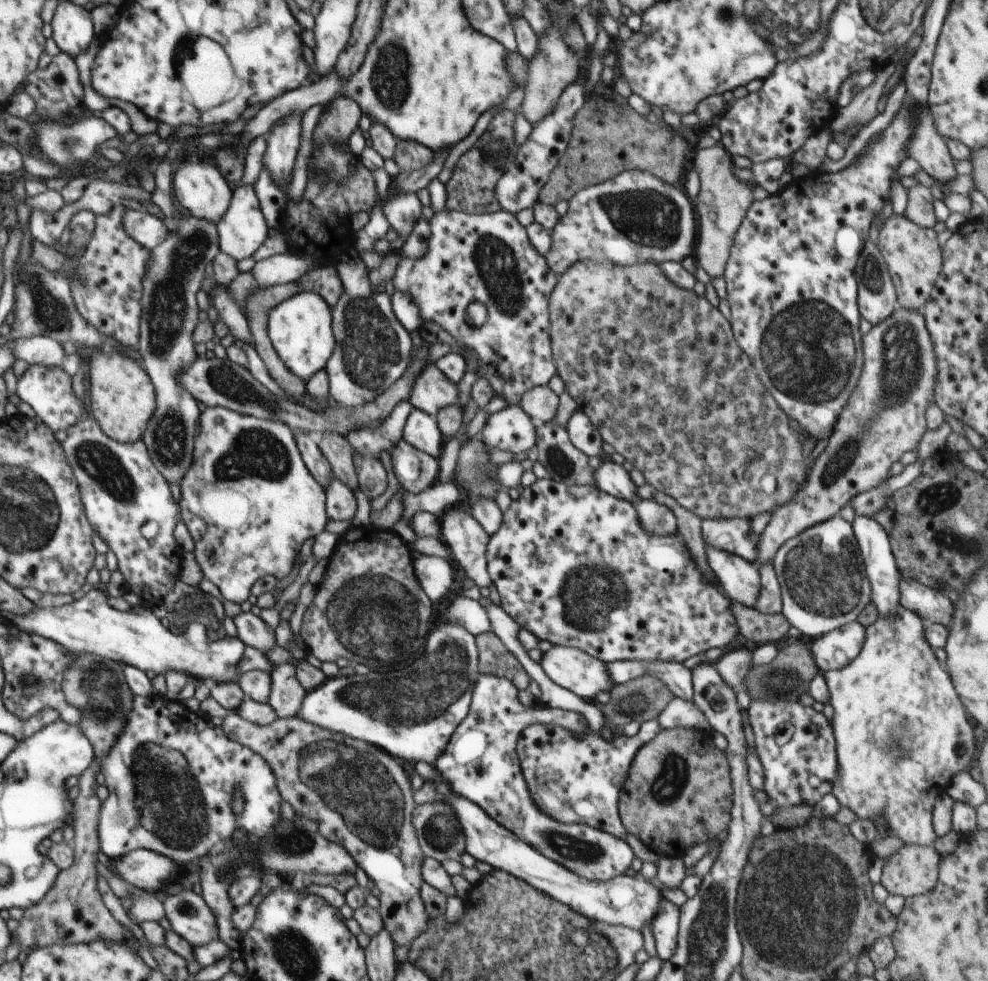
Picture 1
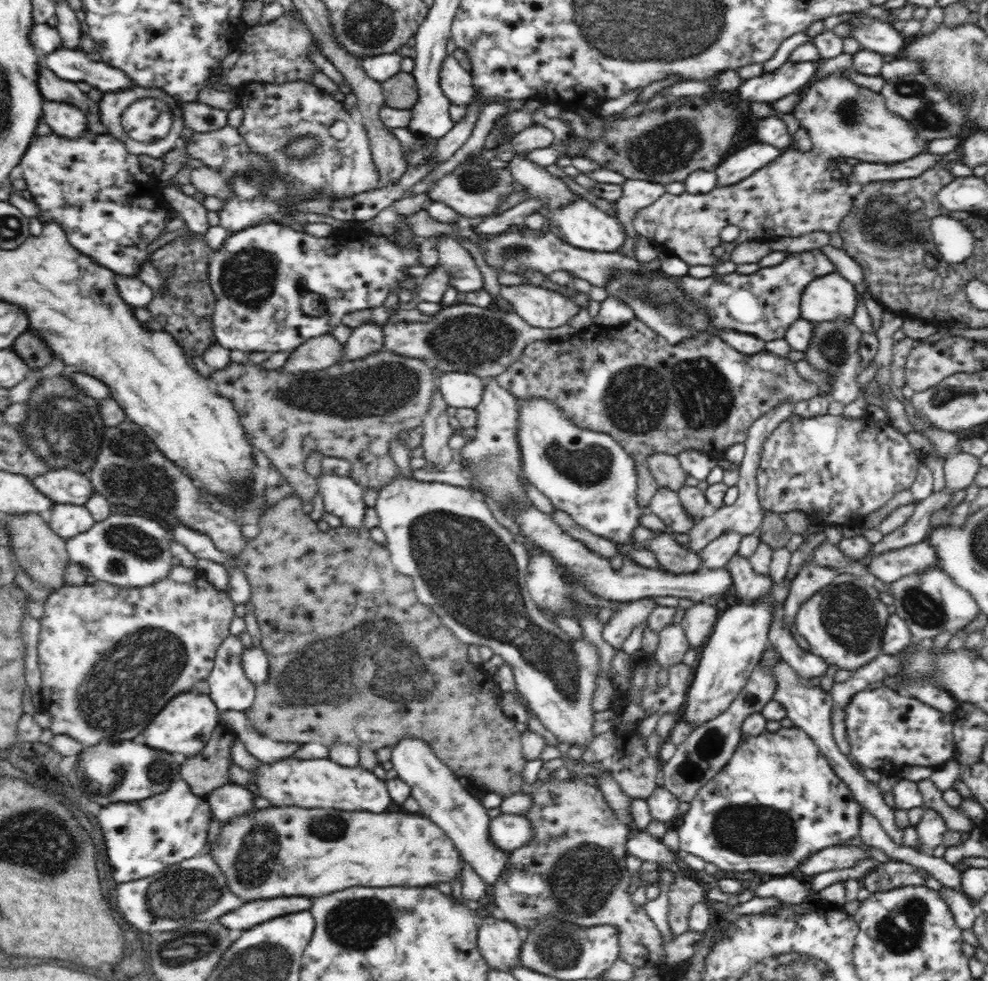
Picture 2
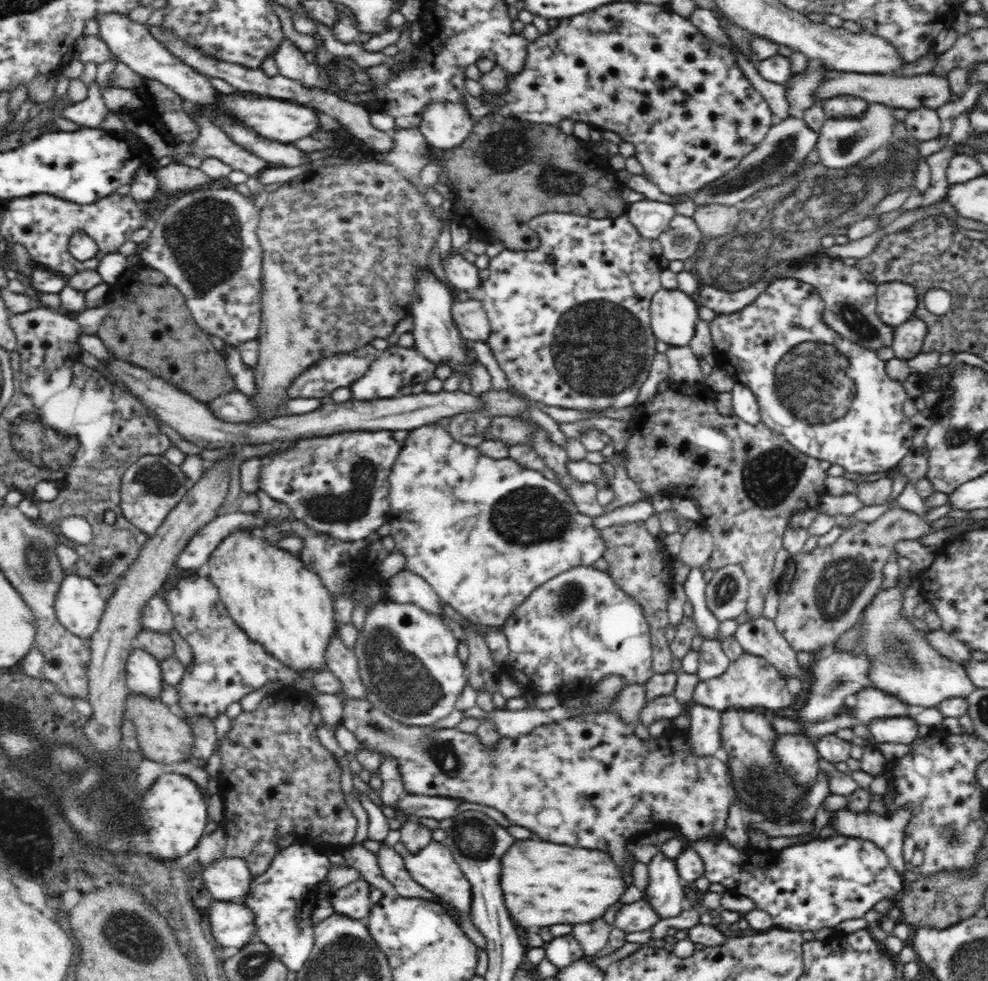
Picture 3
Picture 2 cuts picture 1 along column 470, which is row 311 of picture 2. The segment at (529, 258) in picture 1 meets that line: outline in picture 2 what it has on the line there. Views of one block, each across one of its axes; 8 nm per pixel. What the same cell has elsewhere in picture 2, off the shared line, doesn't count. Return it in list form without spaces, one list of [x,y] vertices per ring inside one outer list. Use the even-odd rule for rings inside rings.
[[[276,222],[229,232],[221,247],[213,250],[209,258],[209,283],[215,296],[212,320],[214,336],[228,351],[236,349],[244,353],[292,353],[310,338],[332,334],[334,328],[342,324],[342,318],[346,314],[355,310],[378,308],[384,304],[388,294],[397,294],[400,290],[413,292],[419,279],[406,273],[406,268],[421,265],[418,241],[419,239],[413,247],[400,247],[394,234],[384,230],[363,241],[346,239],[336,233],[316,238],[302,232],[299,227],[288,228]],[[309,292],[316,292],[325,298],[326,310],[323,315],[311,317],[302,311],[300,298]]]

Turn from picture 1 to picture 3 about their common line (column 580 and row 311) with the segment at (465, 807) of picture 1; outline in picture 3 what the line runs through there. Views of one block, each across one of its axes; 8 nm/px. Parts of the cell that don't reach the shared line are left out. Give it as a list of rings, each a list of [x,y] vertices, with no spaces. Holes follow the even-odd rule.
[[[896,280],[877,285],[878,317],[888,326],[896,327],[910,321],[917,306],[918,295],[912,285]]]

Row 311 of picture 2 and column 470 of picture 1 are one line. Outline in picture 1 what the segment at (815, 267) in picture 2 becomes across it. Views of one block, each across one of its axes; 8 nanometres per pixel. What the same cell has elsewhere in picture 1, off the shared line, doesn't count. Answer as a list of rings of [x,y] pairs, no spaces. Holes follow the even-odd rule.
[[[481,674],[473,688],[468,716],[457,726],[444,754],[434,765],[456,794],[477,804],[500,826],[579,877],[592,882],[608,882],[626,875],[635,854],[625,840],[588,824],[562,824],[538,810],[516,752],[520,733],[534,723],[562,726],[576,738],[582,738],[589,726],[578,712],[547,706],[524,706],[518,700],[518,690],[510,679]]]

